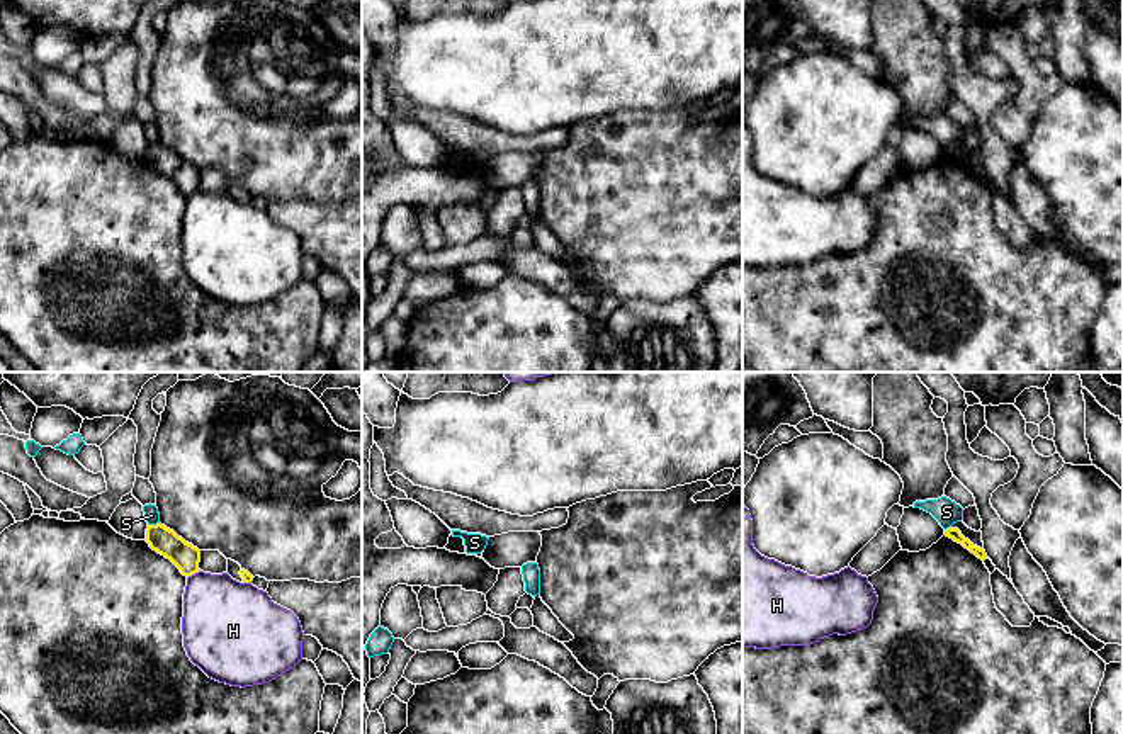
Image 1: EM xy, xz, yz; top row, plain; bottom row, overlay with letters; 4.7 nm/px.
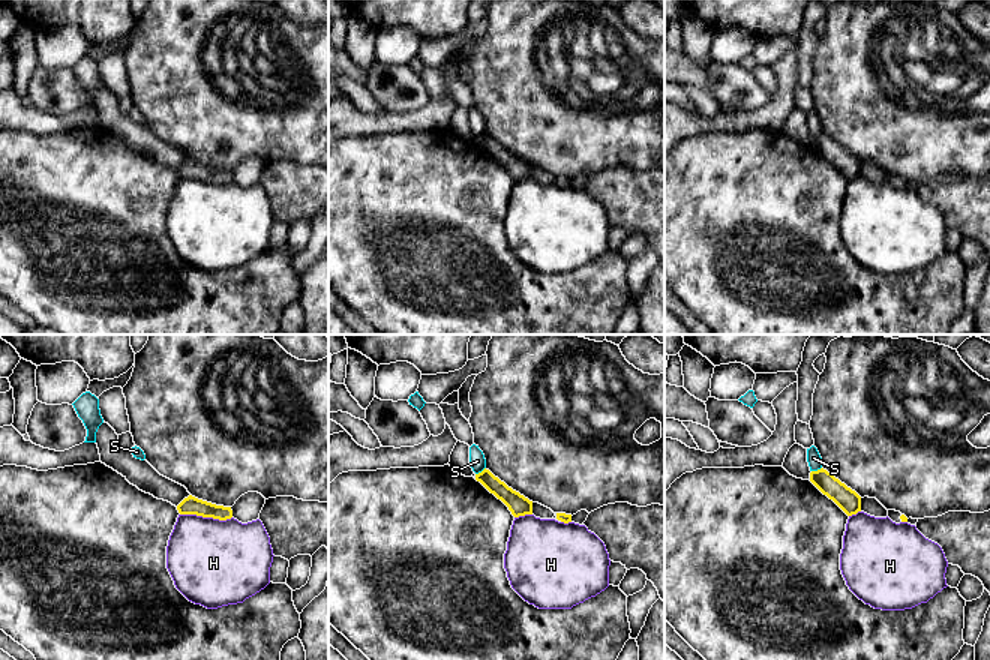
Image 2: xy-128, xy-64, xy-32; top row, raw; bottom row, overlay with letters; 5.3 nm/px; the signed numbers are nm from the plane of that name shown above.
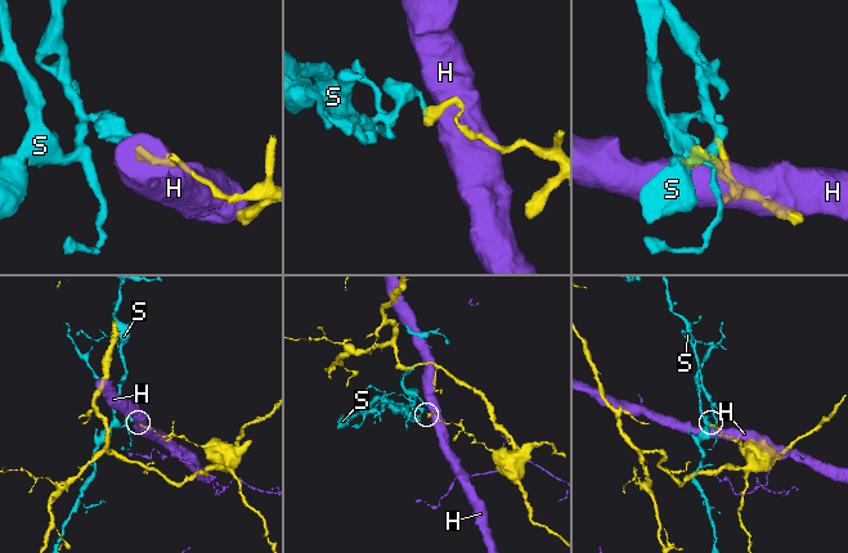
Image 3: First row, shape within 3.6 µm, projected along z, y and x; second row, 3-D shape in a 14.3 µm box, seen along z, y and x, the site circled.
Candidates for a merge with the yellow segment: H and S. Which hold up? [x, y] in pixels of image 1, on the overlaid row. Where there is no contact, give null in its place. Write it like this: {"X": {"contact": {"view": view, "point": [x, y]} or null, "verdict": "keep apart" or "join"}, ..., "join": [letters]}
{"H": {"contact": {"view": "xy", "point": [192, 573]}, "verdict": "keep apart"}, "S": {"contact": {"view": "xy", "point": [153, 525]}, "verdict": "keep apart"}, "join": []}

